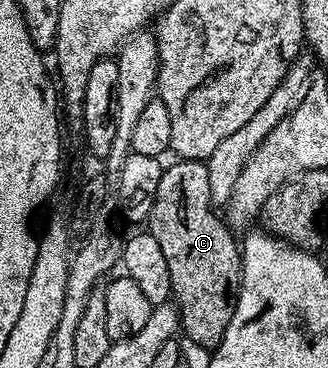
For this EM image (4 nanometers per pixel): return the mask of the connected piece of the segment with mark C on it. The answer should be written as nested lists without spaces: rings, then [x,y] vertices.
[[[181,158],[173,162],[171,168],[169,165],[163,171],[160,187],[156,189],[148,231],[156,238],[168,262],[172,296],[180,311],[180,328],[184,336],[186,332],[185,339],[213,350],[224,338],[228,322],[232,322],[242,281],[242,250],[212,198],[206,163]]]

